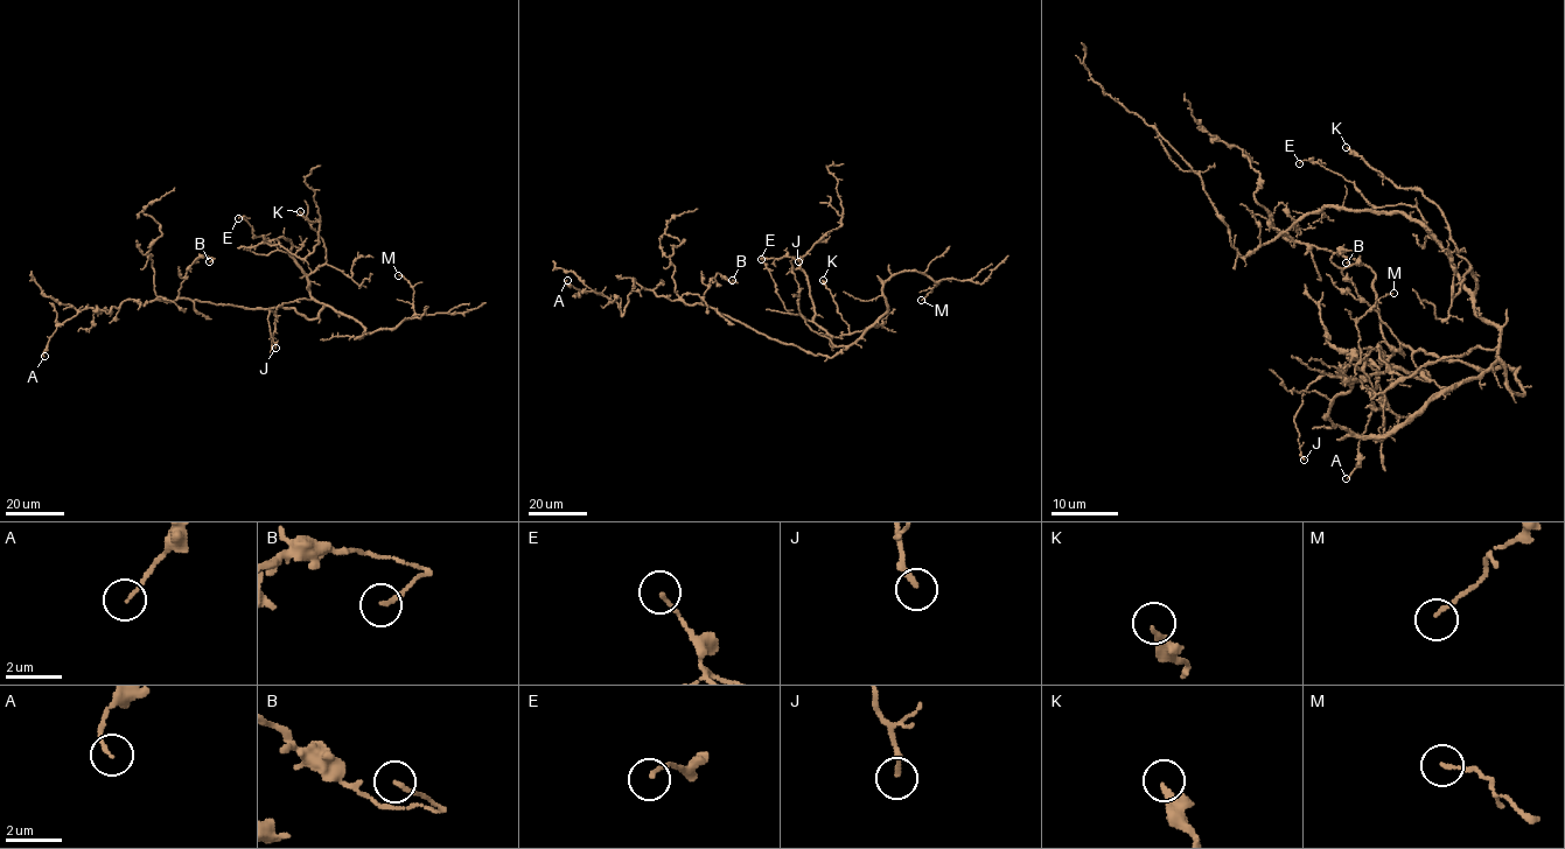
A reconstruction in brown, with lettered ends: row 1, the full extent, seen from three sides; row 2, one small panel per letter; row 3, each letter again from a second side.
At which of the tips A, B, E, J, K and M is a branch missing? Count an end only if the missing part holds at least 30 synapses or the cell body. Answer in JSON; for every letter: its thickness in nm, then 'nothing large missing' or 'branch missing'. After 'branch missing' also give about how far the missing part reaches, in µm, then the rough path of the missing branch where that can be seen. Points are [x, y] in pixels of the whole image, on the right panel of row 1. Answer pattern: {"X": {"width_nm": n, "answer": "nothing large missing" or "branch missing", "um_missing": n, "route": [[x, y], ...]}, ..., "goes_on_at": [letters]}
{"A": {"width_nm": 120, "answer": "nothing large missing"}, "B": {"width_nm": 160, "answer": "nothing large missing"}, "E": {"width_nm": 130, "answer": "nothing large missing"}, "J": {"width_nm": 180, "answer": "nothing large missing"}, "K": {"width_nm": 200, "answer": "branch missing", "um_missing": 60, "route": [[1346, 147], [1334, 141], [1262, 84], [1246, 79], [1211, 84], [1203, 91], [1166, 92], [1169, 113], [1172, 111]]}, "M": {"width_nm": 120, "answer": "nothing large missing"}, "goes_on_at": ["K"]}

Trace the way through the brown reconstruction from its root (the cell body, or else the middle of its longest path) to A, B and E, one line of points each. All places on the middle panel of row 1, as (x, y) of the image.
A: (814, 355), (768, 338), (706, 306), (657, 296), (634, 278), (621, 316), (615, 301), (580, 290), (567, 280)
B: (814, 355), (768, 338), (701, 303), (710, 282), (718, 273), (732, 280)
E: (814, 355), (832, 357), (846, 348), (832, 346), (831, 336), (824, 329), (784, 308), (761, 259)

